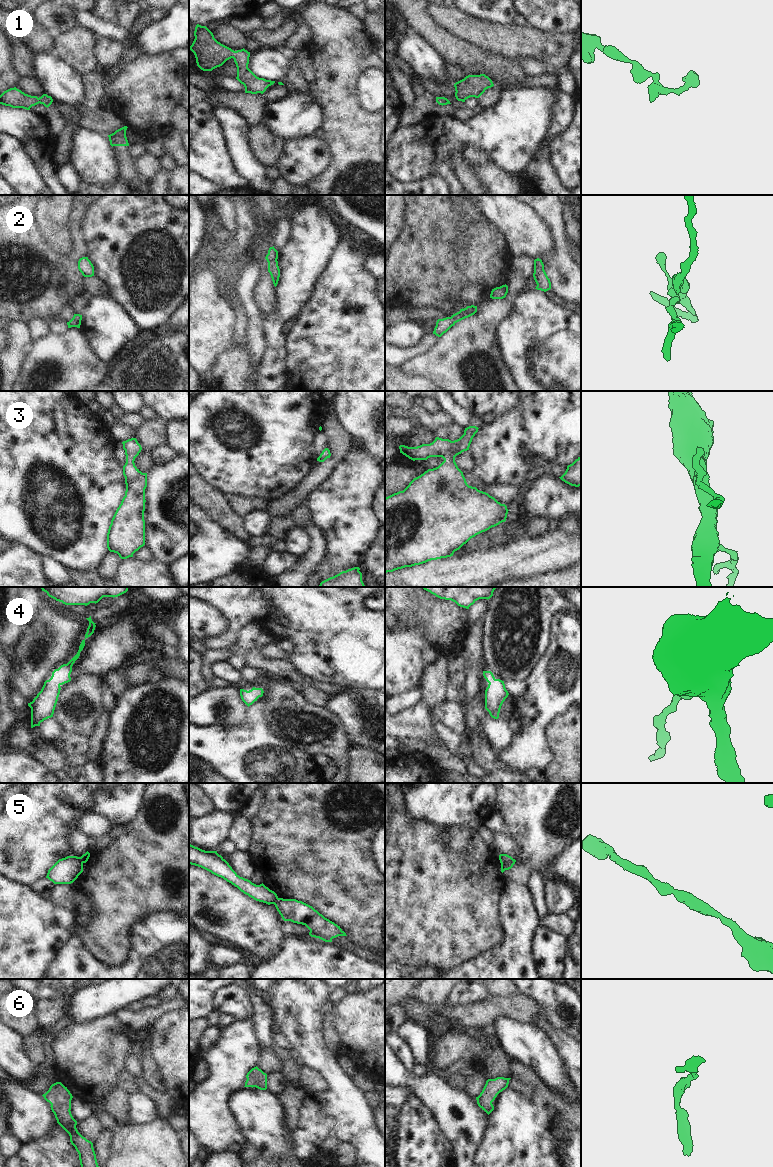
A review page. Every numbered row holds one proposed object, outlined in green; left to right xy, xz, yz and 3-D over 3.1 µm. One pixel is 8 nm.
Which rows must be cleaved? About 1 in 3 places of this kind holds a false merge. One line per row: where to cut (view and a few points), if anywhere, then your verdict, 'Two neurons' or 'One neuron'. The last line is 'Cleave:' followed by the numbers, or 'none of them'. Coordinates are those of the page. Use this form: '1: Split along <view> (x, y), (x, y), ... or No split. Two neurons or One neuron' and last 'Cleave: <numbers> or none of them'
1: No split. One neuron
2: No split. One neuron
3: No split. One neuron
4: No split. One neuron
5: Split along xz (279, 898), (274, 904). Two neurons
6: No split. One neuron
Cleave: 5

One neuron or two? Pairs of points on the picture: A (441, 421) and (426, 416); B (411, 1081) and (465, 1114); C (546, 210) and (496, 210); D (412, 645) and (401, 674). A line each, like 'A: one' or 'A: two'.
A: one
B: one
C: two
D: one

